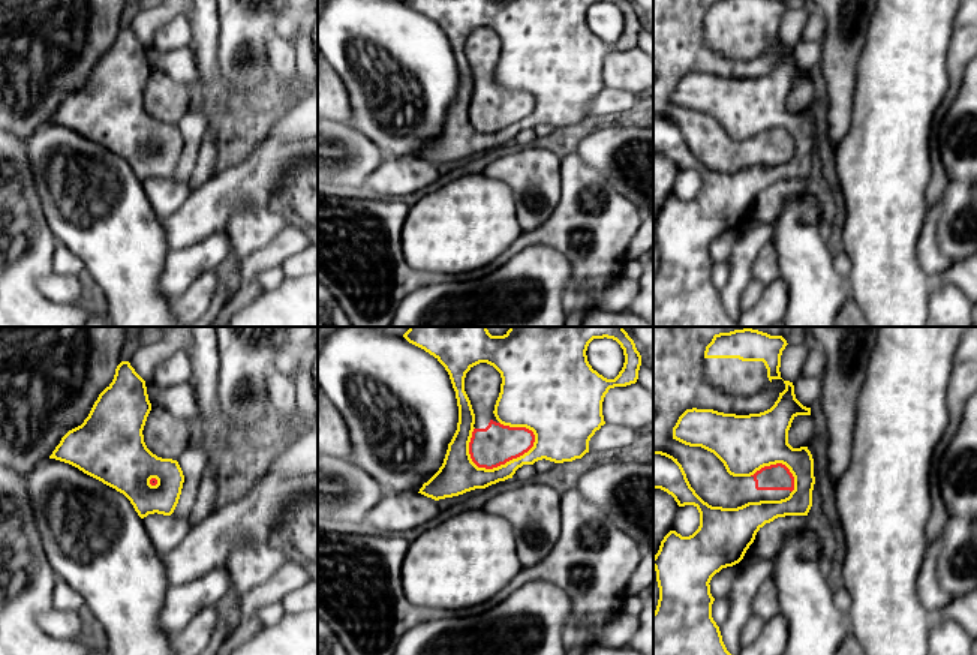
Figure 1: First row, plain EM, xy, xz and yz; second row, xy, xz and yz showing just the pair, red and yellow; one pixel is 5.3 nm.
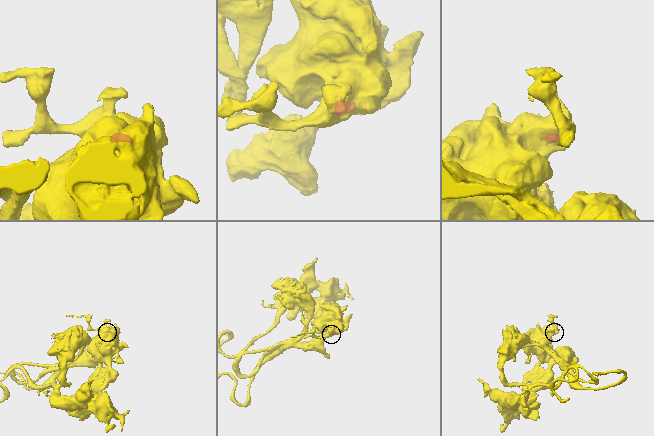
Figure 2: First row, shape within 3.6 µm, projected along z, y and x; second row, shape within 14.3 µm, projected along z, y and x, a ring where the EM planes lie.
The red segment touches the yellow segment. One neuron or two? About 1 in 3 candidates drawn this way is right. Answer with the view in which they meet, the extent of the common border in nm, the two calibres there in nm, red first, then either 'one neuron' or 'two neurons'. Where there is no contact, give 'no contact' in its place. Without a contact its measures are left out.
contact in xz; length 380 nm; calibres 220 and 200 nm; two neurons

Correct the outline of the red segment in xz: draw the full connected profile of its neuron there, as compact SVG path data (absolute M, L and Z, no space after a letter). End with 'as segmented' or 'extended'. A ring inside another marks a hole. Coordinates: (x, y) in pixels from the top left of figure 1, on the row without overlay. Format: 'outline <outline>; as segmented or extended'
outline M480 27L466 37L465 55L471 64L475 88L469 118L478 132L493 133L527 117L535 99L526 91L500 88L493 75L500 57L500 37L487 27Z; extended

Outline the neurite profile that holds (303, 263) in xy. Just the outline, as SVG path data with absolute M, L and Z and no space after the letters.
M304 247L295 255L286 258L280 267L286 277L303 277L307 274L318 274L318 247Z

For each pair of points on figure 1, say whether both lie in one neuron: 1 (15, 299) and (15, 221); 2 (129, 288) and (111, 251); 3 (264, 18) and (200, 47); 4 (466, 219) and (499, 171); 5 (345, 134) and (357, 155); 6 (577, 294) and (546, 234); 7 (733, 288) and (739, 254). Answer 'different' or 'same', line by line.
1: same
2: same
3: different
4: different
5: same
6: same
7: same

